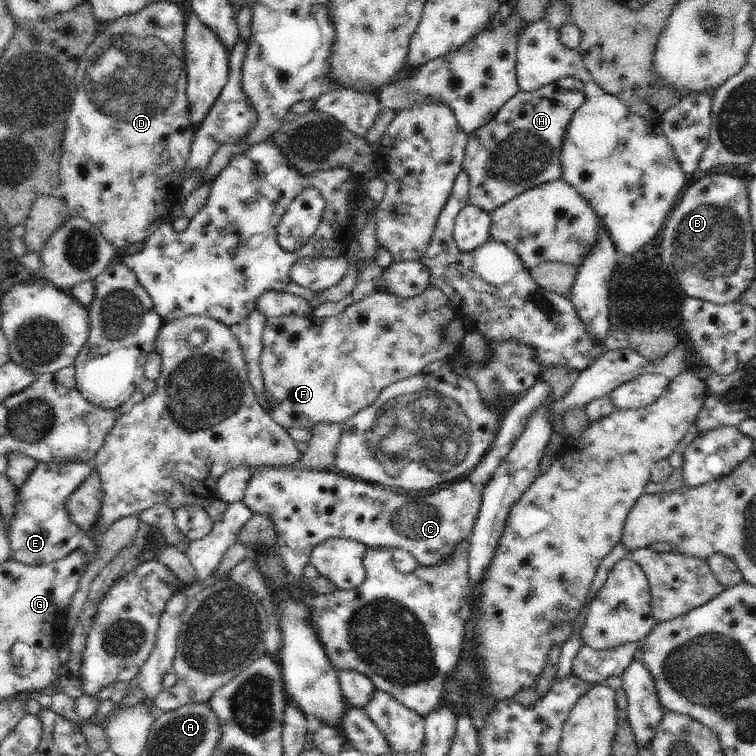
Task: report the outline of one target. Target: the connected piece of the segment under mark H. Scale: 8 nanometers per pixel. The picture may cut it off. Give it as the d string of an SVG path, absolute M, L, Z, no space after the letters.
M574 77L561 78L532 92L519 90L502 108L499 108L496 116L487 125L469 134L462 165L471 180L469 204L491 214L521 192L546 181L560 179L561 148L564 137L575 110L582 106L584 99L584 83Z

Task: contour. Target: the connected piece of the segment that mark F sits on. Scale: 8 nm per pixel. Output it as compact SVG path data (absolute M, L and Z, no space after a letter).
M430 284L422 294L410 297L409 299L389 295L388 293L374 292L369 294L364 300L352 303L340 314L327 319L314 318L313 316L306 318L296 315L266 319L261 340L263 344L261 350L261 373L265 386L265 393L269 400L268 414L285 429L289 429L290 427L311 429L318 423L343 423L357 412L360 412L363 408L370 406L370 404L376 400L380 392L387 386L398 382L400 379L410 378L418 374L425 366L433 362L454 356L454 354L458 352L460 344L453 343L445 337L445 330L454 318L457 317L452 302L448 300L448 297L440 288Z

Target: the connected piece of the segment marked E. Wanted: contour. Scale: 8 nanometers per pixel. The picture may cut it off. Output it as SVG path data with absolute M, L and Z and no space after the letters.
M38 463L16 493L15 513L8 526L11 558L25 565L47 565L85 543L85 534L68 514L68 497L94 470L91 463Z

